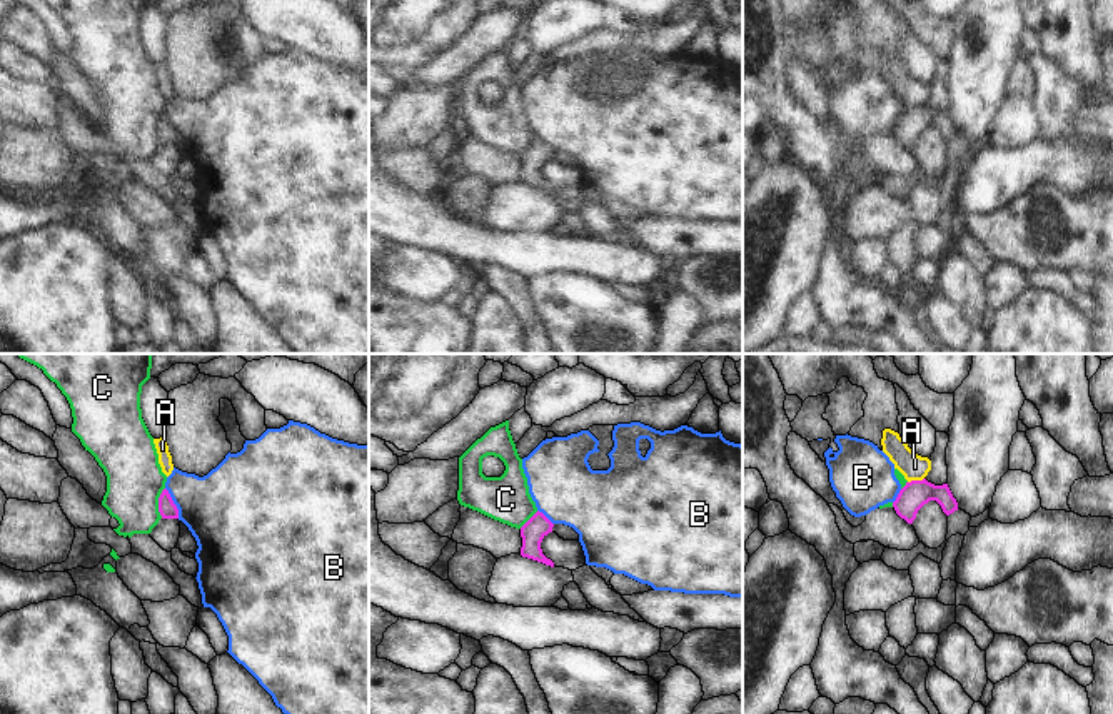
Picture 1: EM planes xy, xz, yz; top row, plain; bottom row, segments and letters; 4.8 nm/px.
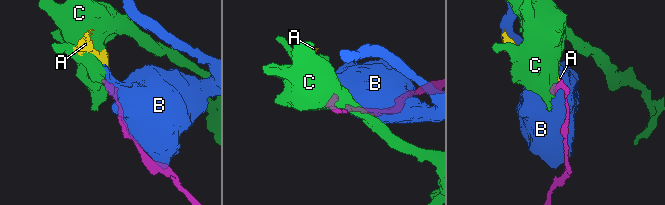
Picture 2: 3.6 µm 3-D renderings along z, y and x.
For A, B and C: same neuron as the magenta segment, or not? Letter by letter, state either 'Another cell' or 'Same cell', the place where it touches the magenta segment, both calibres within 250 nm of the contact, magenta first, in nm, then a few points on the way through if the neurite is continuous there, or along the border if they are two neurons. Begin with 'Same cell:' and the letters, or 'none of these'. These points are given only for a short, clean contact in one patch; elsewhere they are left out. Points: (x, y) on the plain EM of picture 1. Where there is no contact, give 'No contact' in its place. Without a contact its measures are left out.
Same cell: none of these
A: Another cell. Touches magenta at yz (915, 107). Thickness 140 nm (magenta) against 130 nm. Boundary: yz (923, 104), (908, 109)
B: Another cell. Touches magenta at xy (172, 129). Thickness 90 nm (magenta) against 380 nm
C: Another cell. Touches magenta at xy (159, 129). Thickness 90 nm (magenta) against 280 nm. Boundary: xy (164, 114), (159, 124), (161, 144).

